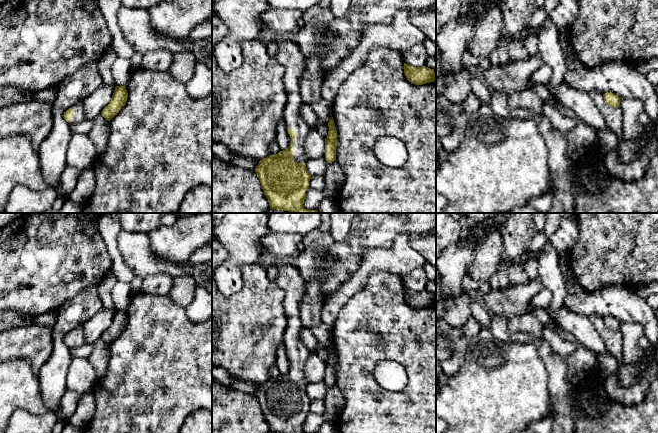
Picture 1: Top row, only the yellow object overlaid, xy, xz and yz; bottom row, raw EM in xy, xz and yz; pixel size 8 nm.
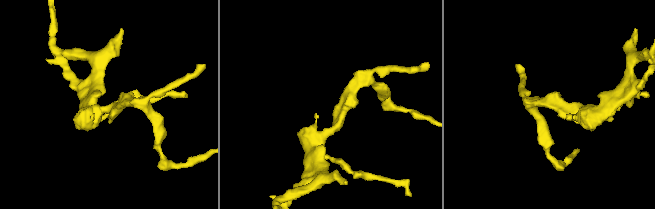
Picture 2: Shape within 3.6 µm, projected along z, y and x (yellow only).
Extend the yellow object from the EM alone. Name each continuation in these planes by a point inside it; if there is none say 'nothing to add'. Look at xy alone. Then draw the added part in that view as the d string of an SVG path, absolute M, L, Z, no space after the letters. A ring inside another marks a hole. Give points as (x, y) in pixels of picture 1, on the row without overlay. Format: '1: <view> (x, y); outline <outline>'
1: xy (78, 340); outline M78 326L74 328L71 332L73 333L74 338L69 348L74 349L82 346L85 343L83 327Z

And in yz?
nothing to add

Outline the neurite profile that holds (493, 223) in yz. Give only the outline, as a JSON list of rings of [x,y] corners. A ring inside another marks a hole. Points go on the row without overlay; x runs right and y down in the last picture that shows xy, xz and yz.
[[[496,213],[493,217],[487,218],[482,222],[475,222],[476,225],[486,231],[499,230],[502,223],[510,213]]]

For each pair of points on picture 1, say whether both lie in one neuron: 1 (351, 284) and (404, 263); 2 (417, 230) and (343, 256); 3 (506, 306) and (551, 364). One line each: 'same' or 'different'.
1: same
2: same
3: different

